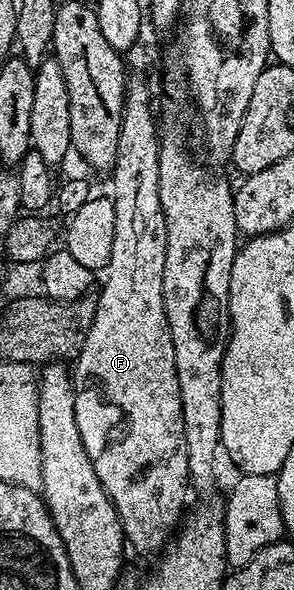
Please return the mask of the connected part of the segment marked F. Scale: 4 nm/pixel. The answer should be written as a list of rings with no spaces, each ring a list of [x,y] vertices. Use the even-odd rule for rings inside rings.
[[[146,43],[134,45],[125,54],[127,90],[109,190],[117,215],[117,223],[113,223],[113,255],[109,255],[107,278],[99,293],[97,289],[91,330],[73,361],[74,372],[94,382],[103,397],[120,409],[127,425],[123,438],[112,440],[94,462],[97,479],[101,479],[101,487],[105,487],[123,524],[126,544],[139,553],[155,553],[172,540],[189,494],[185,419],[181,415],[177,363],[163,302],[167,228],[159,194],[161,129],[155,126],[151,85],[147,82],[147,72],[154,61],[155,53]]]

